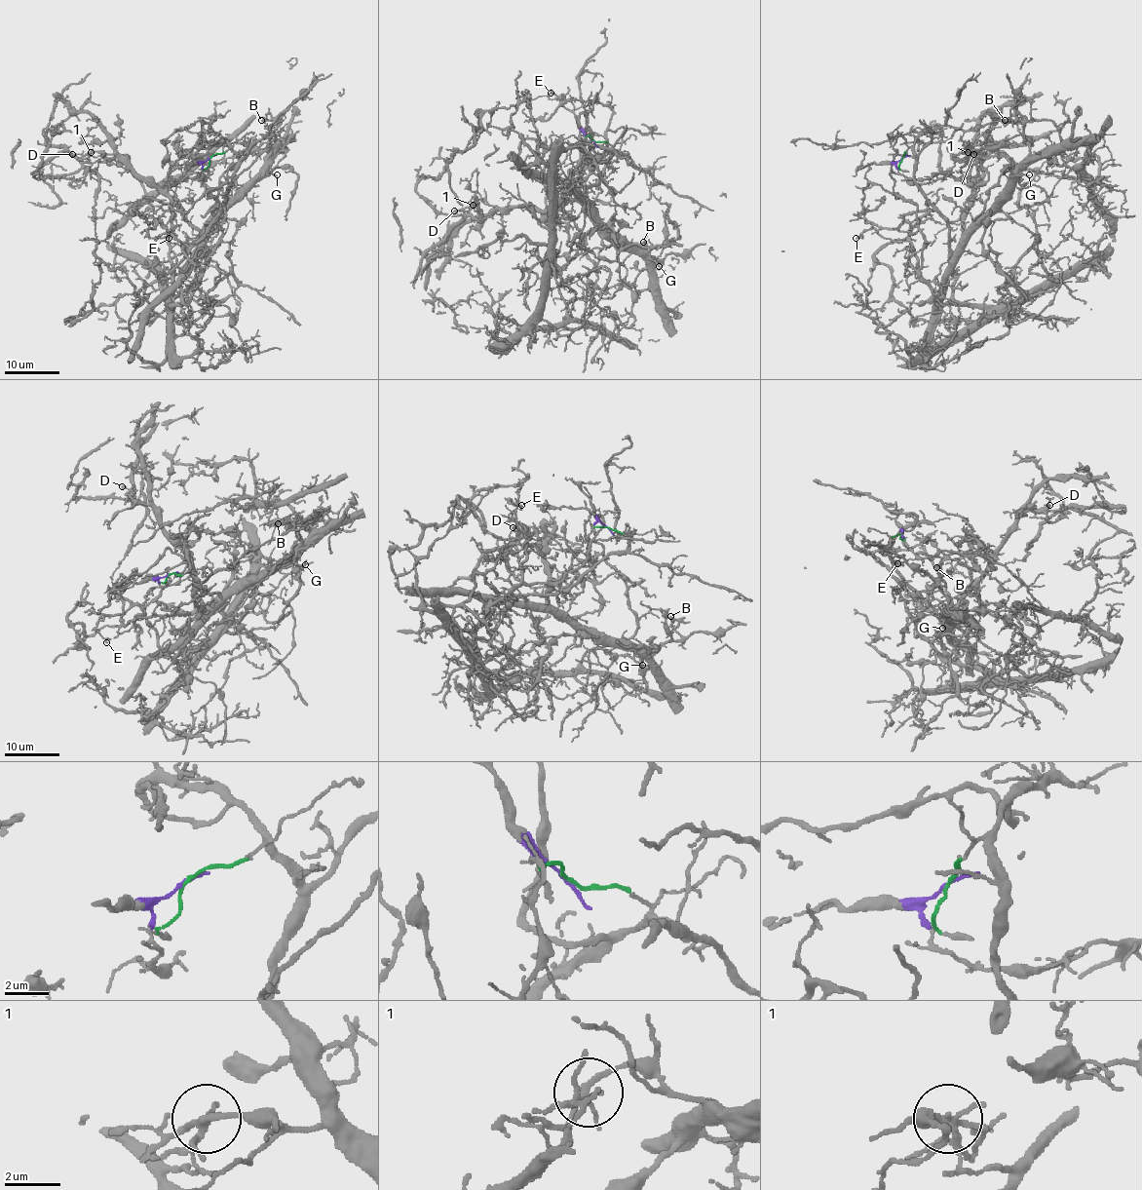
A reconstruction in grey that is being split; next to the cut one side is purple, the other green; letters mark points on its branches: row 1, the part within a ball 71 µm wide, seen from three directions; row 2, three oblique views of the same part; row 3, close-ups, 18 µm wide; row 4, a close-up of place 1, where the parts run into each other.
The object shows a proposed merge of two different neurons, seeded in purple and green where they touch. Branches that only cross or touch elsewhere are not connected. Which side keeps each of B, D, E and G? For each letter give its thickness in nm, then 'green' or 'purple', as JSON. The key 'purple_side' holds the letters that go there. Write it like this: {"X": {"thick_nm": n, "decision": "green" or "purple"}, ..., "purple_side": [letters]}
{"B": {"thick_nm": 400, "decision": "purple"}, "D": {"thick_nm": 240, "decision": "purple"}, "E": {"thick_nm": 90, "decision": "green"}, "G": {"thick_nm": 140, "decision": "purple"}, "purple_side": ["B", "D", "G"]}

